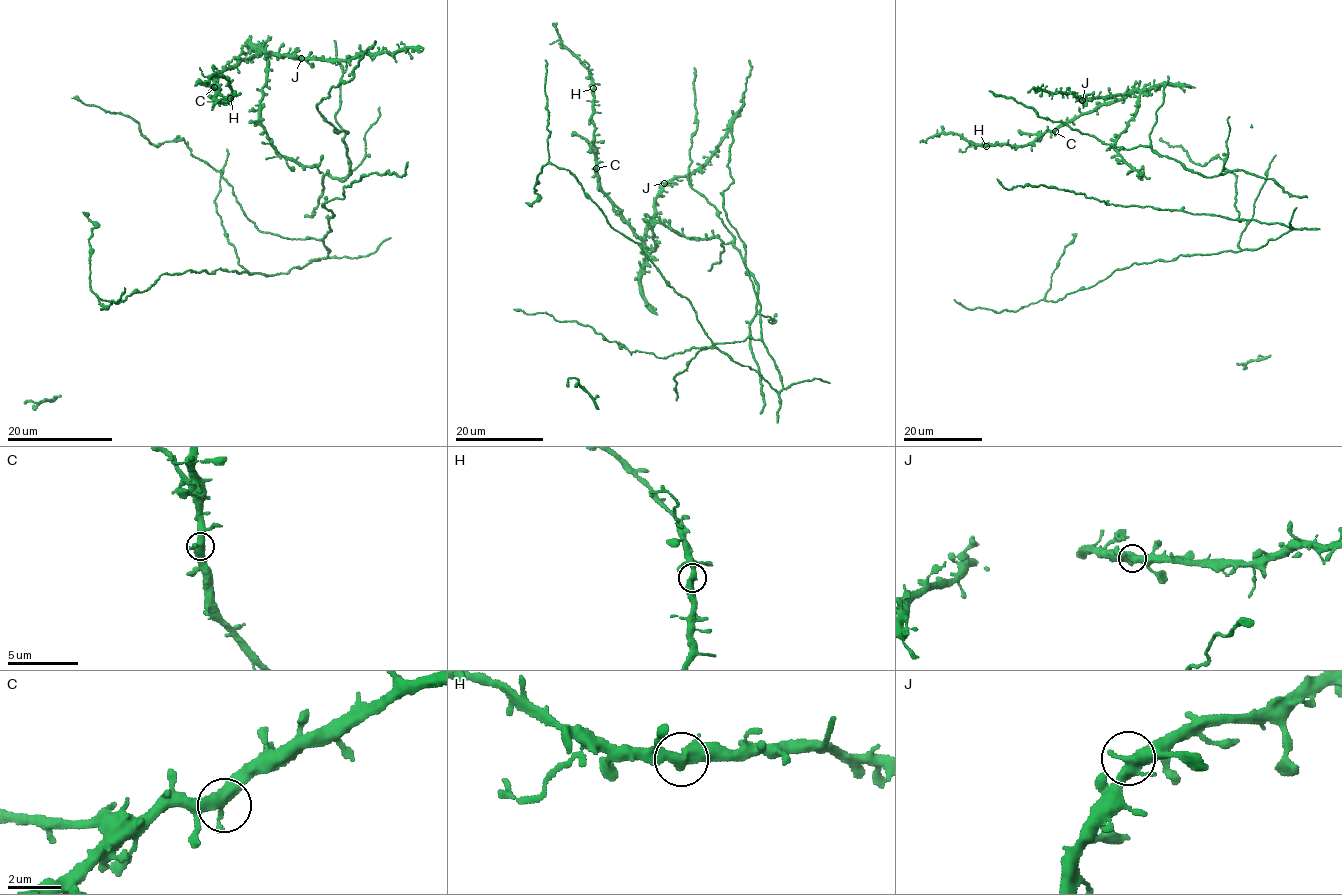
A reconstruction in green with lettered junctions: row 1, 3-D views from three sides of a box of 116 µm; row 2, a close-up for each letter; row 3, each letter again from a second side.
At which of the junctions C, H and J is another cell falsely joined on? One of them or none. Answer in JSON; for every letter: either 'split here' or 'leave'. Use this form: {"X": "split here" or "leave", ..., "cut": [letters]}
{"C": "leave", "H": "leave", "J": "leave", "cut": []}

